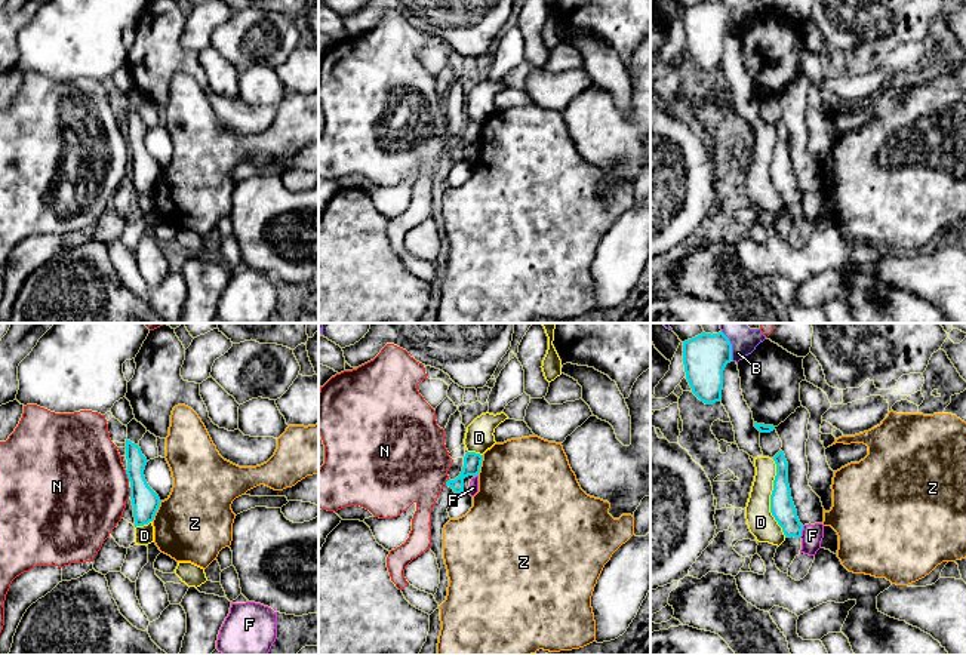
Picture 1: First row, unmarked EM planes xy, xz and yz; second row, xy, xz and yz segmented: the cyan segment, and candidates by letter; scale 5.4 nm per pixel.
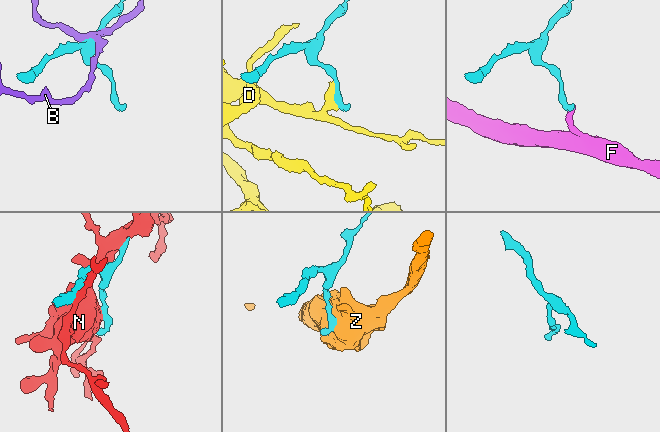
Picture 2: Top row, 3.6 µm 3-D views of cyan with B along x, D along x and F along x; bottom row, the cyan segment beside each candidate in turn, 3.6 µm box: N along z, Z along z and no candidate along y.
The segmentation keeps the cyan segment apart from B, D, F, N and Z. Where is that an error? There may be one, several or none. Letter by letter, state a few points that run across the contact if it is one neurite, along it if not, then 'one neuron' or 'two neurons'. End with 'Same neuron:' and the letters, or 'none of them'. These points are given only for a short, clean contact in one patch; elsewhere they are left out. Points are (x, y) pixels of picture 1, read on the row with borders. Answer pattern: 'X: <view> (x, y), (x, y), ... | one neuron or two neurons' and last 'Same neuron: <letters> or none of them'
B: two neurons
D: yz (772, 460), (775, 479), (771, 514), (785, 537) | two neurons
F: yz (803, 526), (799, 537) | two neurons
N: two neurons
Z: xy (162, 501), (151, 520) | two neurons
Same neuron: none of them

